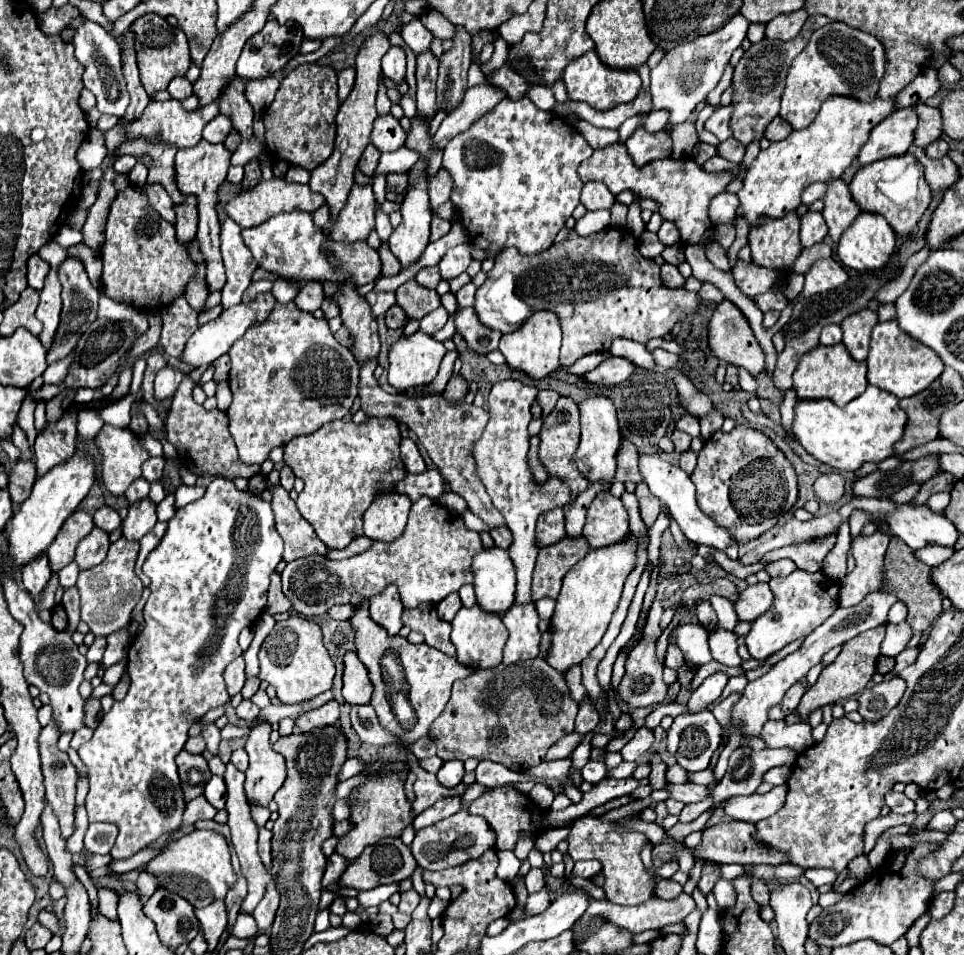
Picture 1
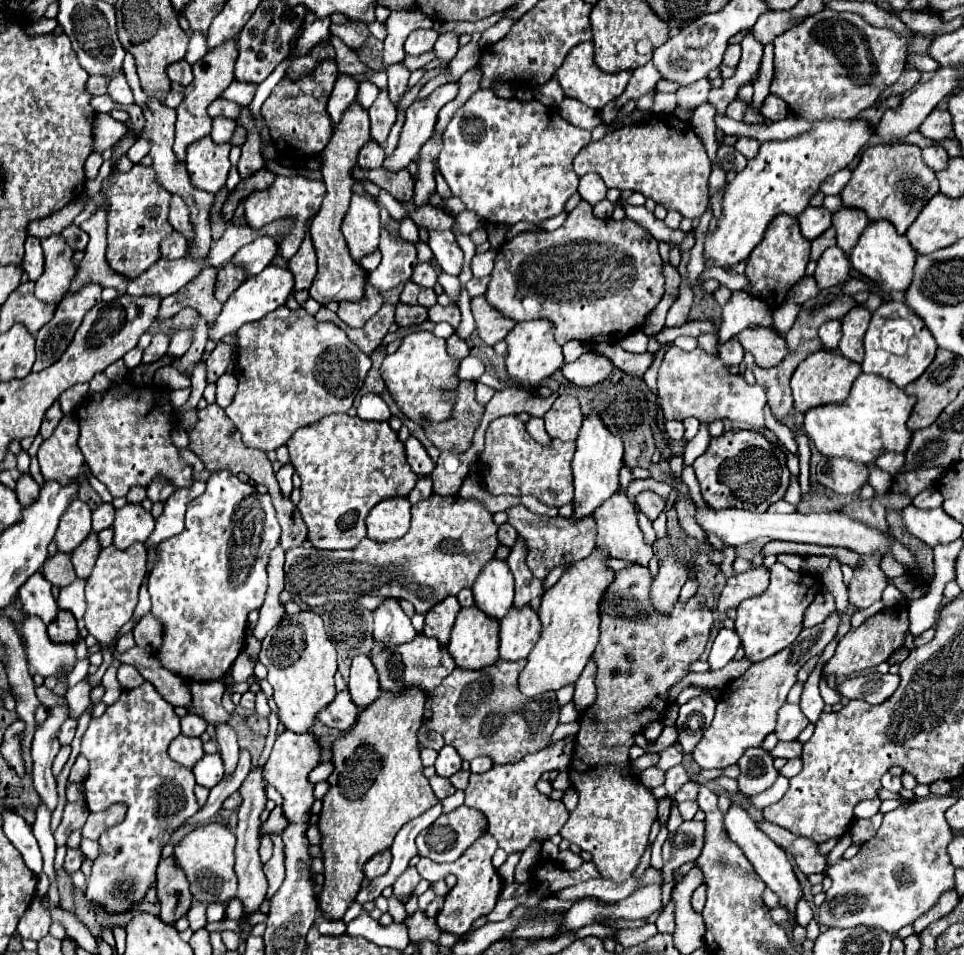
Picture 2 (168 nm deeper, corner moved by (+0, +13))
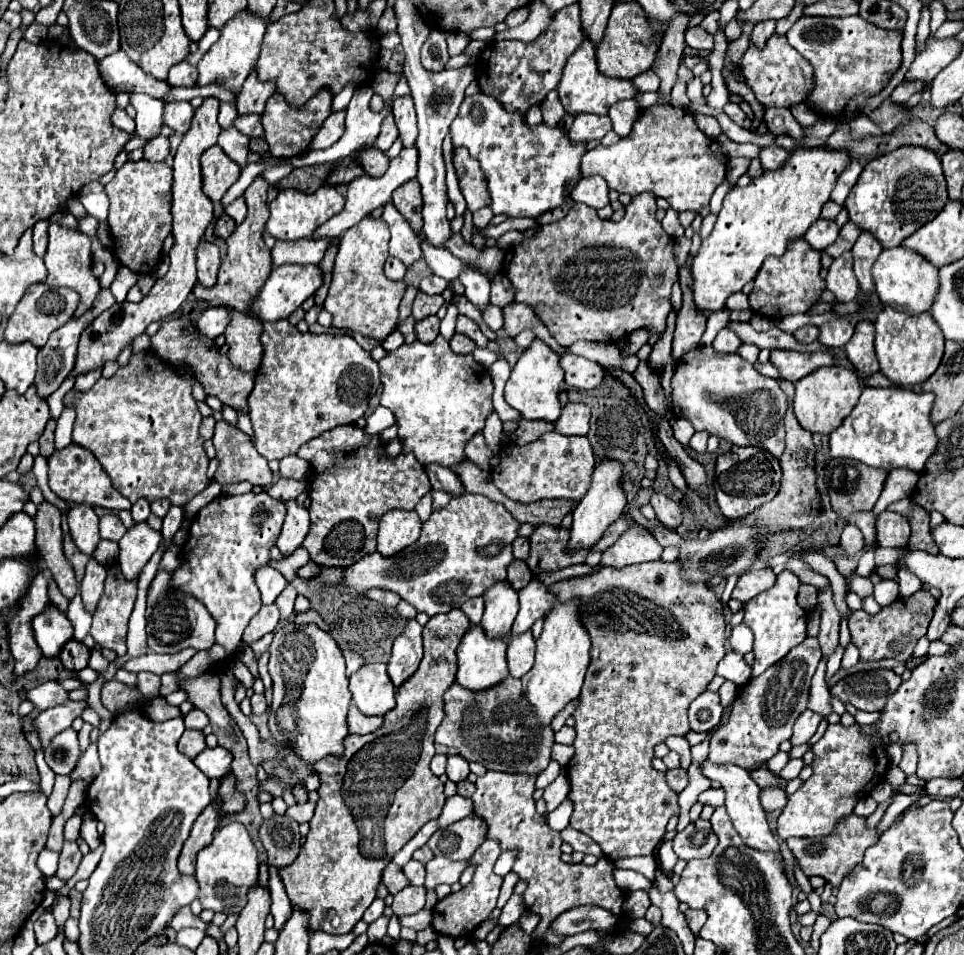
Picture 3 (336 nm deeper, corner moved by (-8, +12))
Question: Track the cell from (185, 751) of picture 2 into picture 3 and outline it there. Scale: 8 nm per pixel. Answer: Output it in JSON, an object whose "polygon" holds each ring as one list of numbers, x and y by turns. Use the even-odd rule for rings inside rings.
{"polygon":[[186,729,178,741,178,751,184,753,188,759,194,759,194,755,198,755,204,747,204,733,196,729]]}

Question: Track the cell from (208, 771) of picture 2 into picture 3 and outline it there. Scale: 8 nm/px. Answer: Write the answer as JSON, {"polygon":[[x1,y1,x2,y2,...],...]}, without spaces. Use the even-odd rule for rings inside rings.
{"polygon":[[206,747,202,753,196,755,194,765,206,773,210,779,220,779,220,775,228,773,232,767,232,755,224,747]]}

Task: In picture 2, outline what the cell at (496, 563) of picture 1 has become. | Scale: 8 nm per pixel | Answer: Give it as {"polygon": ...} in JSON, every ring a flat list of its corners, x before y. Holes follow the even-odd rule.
{"polygon":[[492,558,492,562,488,562,476,578,472,592,474,604,482,612,490,614,490,618,500,620,506,616,514,598,514,578,508,564,504,560]]}

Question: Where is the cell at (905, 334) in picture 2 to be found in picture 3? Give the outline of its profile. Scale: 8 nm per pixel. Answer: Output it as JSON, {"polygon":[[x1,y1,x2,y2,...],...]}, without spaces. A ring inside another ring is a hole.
{"polygon":[[884,307,876,321,876,355,880,371,900,387,914,387,924,383,940,365,944,353,944,335,930,313,908,315,890,307]]}

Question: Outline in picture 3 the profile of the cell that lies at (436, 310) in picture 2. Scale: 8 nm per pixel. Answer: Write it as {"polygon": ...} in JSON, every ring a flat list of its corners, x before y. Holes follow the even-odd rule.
{"polygon":[[460,315,458,323,456,323,456,331,468,335,478,347,486,347,486,345,488,345,488,339,486,339,486,335,480,331,480,327,478,327,472,319,468,319,468,317,464,317,464,315]]}

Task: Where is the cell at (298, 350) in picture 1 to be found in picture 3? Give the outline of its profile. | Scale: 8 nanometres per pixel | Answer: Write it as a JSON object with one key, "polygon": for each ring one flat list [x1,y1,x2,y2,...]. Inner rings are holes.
{"polygon":[[280,319,274,323,264,323,262,345,264,359,260,369,256,371,256,385,252,389,248,405,252,427,256,433,256,449,268,461,294,455,300,445,324,431,330,431,338,425,356,423,366,413,370,399,380,387,378,363,350,335,302,335,288,323,288,319]]}

